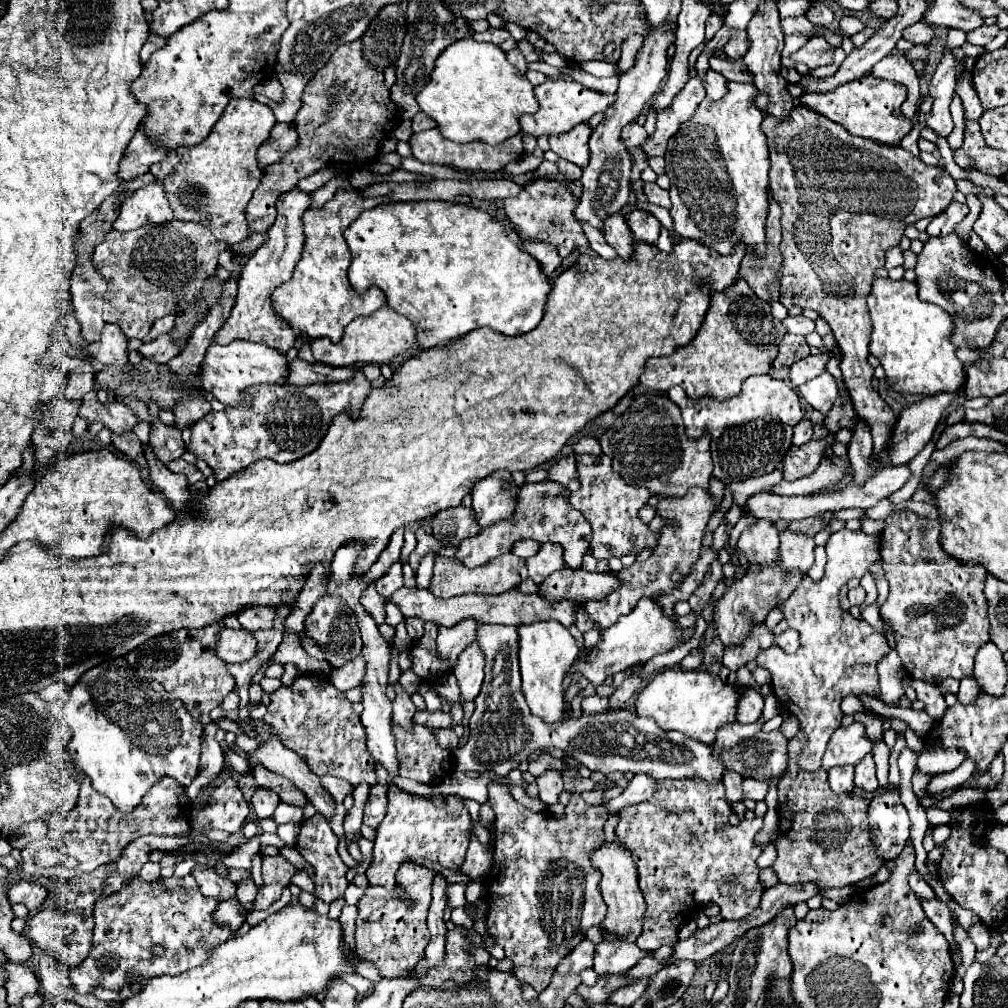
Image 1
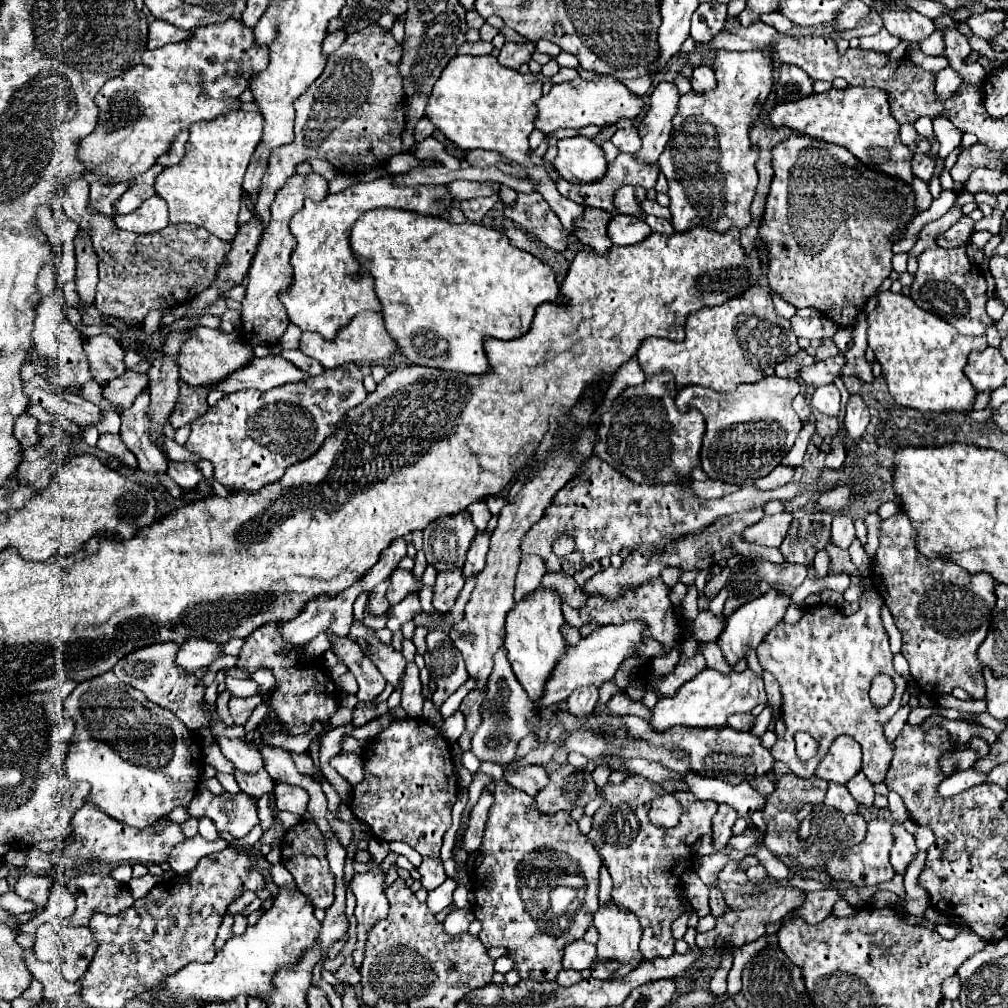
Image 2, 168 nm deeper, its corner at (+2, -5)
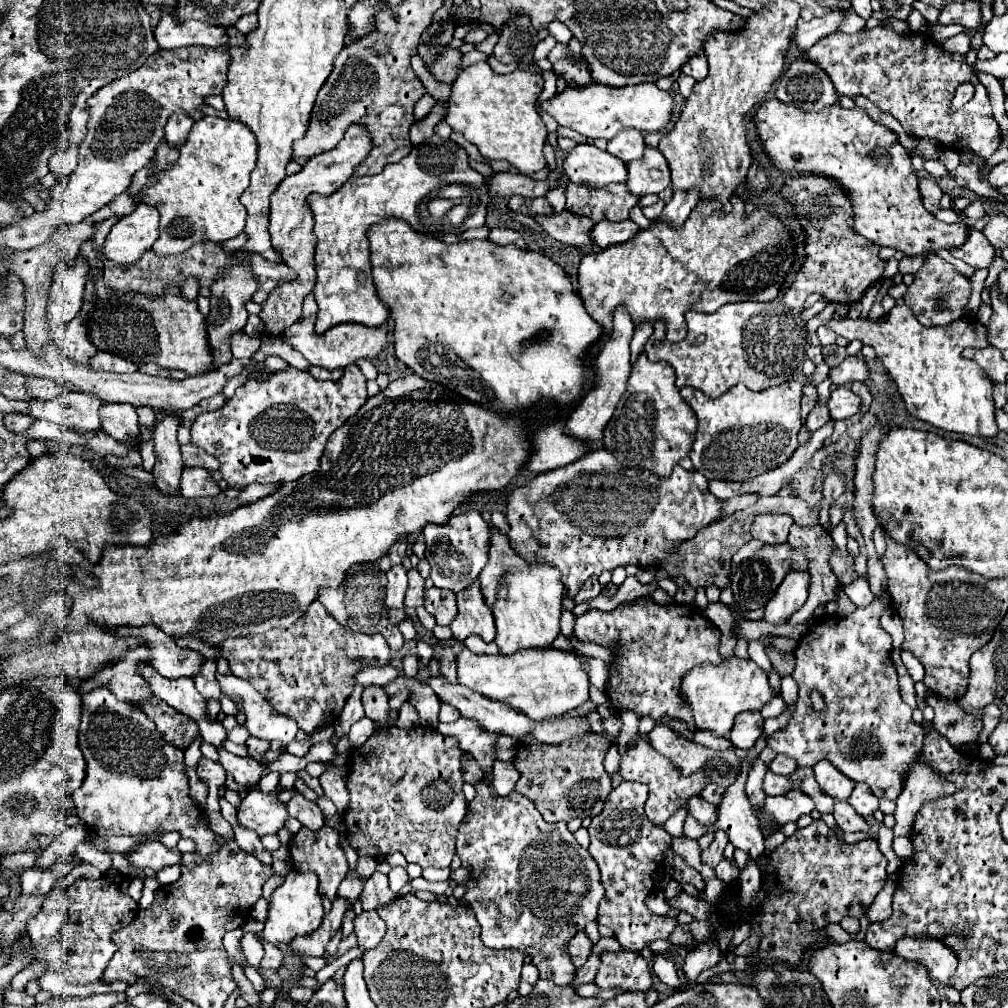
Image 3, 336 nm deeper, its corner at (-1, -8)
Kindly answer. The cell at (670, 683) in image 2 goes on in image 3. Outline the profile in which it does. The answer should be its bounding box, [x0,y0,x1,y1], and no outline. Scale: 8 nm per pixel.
[574,597,722,741]

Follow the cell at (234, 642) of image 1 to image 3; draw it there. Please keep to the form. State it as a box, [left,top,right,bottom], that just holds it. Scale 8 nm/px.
[116,625,202,679]

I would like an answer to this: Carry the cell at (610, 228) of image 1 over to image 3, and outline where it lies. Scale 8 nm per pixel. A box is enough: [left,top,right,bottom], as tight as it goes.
[534,211,592,245]

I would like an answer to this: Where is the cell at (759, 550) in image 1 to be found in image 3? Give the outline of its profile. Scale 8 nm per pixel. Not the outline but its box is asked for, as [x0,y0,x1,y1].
[752,513,792,545]

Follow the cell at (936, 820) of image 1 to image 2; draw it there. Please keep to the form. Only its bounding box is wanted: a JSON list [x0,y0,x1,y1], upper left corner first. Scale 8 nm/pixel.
[915,826,935,851]

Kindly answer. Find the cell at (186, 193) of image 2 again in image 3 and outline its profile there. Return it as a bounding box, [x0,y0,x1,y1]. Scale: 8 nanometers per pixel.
[140,117,256,257]

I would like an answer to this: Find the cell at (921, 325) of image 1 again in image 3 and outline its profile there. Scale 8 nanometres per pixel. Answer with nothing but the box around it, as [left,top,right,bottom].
[824,305,998,437]

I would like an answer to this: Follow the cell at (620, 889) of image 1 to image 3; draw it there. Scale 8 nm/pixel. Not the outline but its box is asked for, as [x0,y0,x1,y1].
[594,951,652,991]

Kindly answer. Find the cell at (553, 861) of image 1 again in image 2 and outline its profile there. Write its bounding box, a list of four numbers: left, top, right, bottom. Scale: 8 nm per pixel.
[475,780,601,982]

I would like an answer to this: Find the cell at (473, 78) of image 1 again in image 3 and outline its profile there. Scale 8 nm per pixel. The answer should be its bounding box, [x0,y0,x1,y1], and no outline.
[446,61,548,175]

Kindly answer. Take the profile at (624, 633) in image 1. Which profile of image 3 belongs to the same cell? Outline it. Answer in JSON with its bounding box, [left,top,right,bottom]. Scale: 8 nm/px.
[458,649,588,721]

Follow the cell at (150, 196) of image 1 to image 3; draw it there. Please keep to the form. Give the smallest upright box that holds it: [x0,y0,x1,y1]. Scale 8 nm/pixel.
[104,203,158,265]

